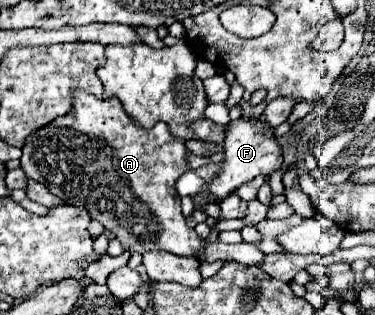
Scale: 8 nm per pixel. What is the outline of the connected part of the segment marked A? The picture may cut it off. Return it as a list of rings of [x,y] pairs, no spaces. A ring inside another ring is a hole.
[[[77,92],[69,116],[53,120],[51,124],[41,128],[41,132],[35,132],[33,136],[29,136],[29,140],[25,140],[21,168],[31,180],[47,186],[55,196],[61,196],[65,204],[79,206],[91,212],[93,220],[101,222],[109,232],[113,232],[127,252],[143,254],[149,250],[163,250],[175,256],[203,254],[203,262],[235,260],[241,264],[263,264],[265,254],[257,248],[257,244],[215,242],[207,246],[207,242],[201,240],[195,230],[185,224],[175,182],[185,170],[189,170],[185,158],[187,152],[189,150],[185,148],[185,142],[171,136],[169,128],[163,122],[155,124],[151,130],[139,128],[127,116],[119,100],[99,100],[85,92]]]

